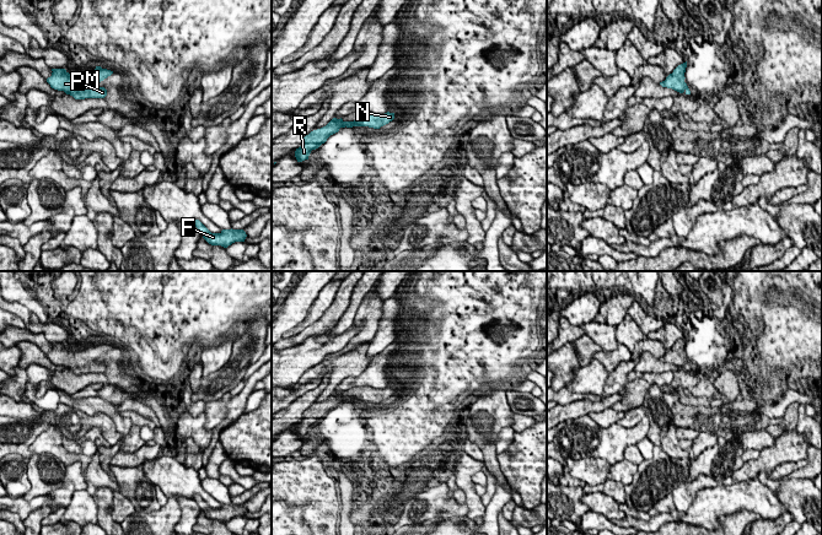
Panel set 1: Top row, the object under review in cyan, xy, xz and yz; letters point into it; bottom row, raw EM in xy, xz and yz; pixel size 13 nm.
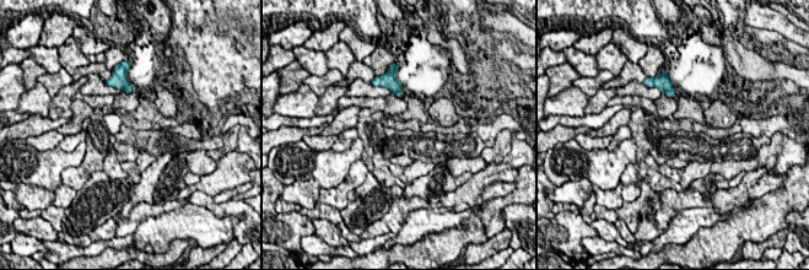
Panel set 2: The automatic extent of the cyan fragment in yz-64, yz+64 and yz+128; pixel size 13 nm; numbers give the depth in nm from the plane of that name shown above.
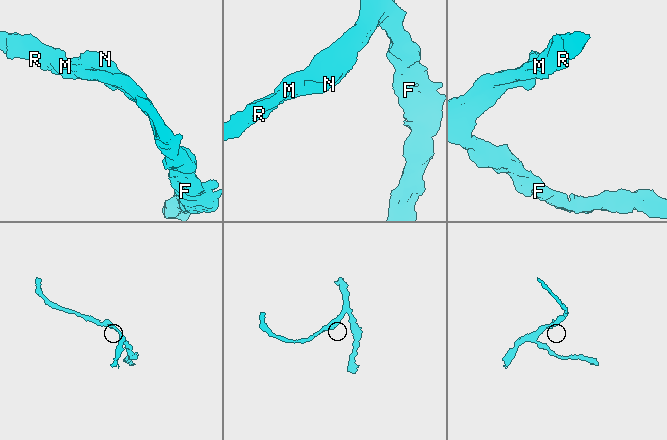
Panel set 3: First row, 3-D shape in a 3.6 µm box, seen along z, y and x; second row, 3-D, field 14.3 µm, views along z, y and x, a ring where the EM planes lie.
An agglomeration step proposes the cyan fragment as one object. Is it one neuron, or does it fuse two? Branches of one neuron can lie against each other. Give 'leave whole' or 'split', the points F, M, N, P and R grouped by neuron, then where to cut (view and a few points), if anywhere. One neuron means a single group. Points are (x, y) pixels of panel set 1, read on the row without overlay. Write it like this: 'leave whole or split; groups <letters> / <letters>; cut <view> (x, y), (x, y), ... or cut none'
leave whole; groups F M N P R; cut none

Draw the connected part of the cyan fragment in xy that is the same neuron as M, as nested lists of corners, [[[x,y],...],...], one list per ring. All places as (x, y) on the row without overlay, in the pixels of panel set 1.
[[[96,341],[92,346],[69,348],[65,344],[52,344],[52,351],[47,357],[52,363],[64,366],[75,374],[104,373],[107,364],[100,362],[100,357],[113,348],[113,346]]]

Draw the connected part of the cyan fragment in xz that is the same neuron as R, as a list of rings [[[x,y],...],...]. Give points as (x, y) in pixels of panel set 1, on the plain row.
[[[367,385],[359,387],[354,396],[344,396],[342,393],[333,393],[326,401],[313,405],[303,412],[302,420],[295,426],[295,432],[297,437],[308,434],[311,426],[318,423],[331,410],[338,407],[340,402],[369,401],[380,404],[393,394],[394,388],[387,387],[385,389],[376,389]]]

